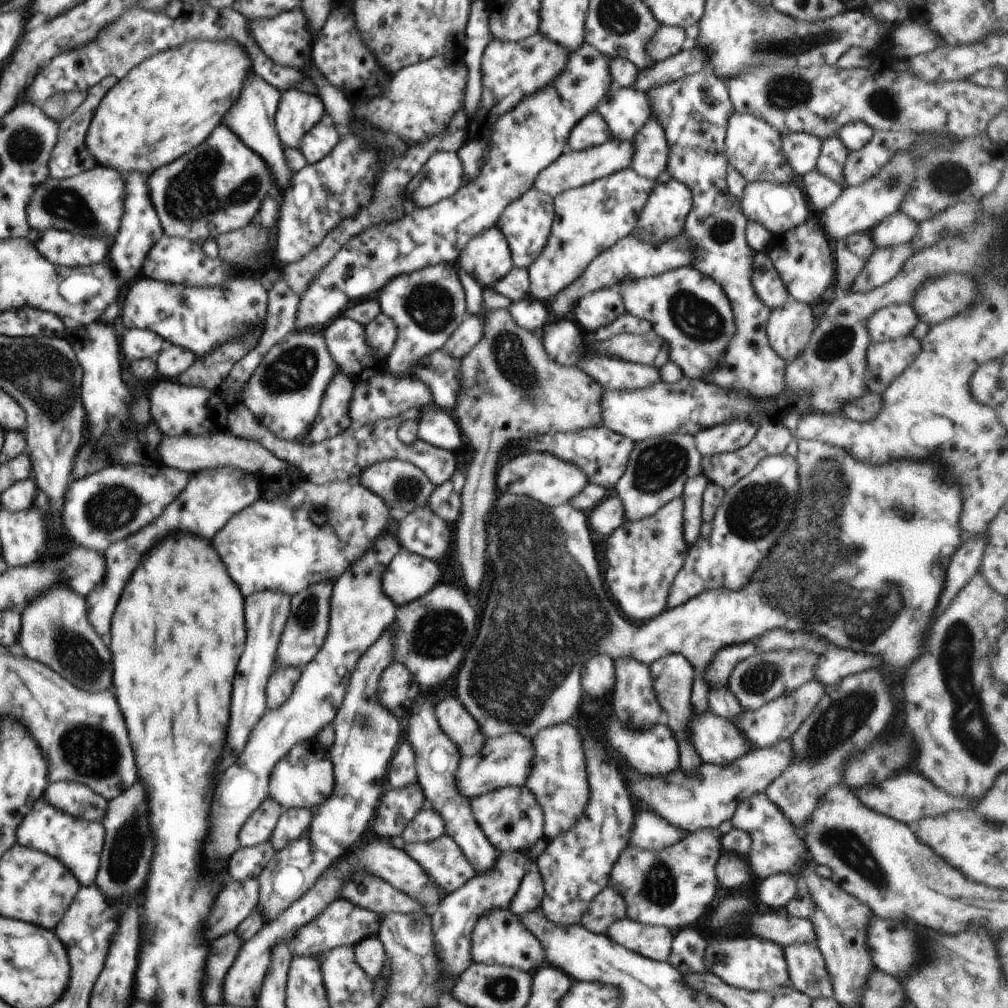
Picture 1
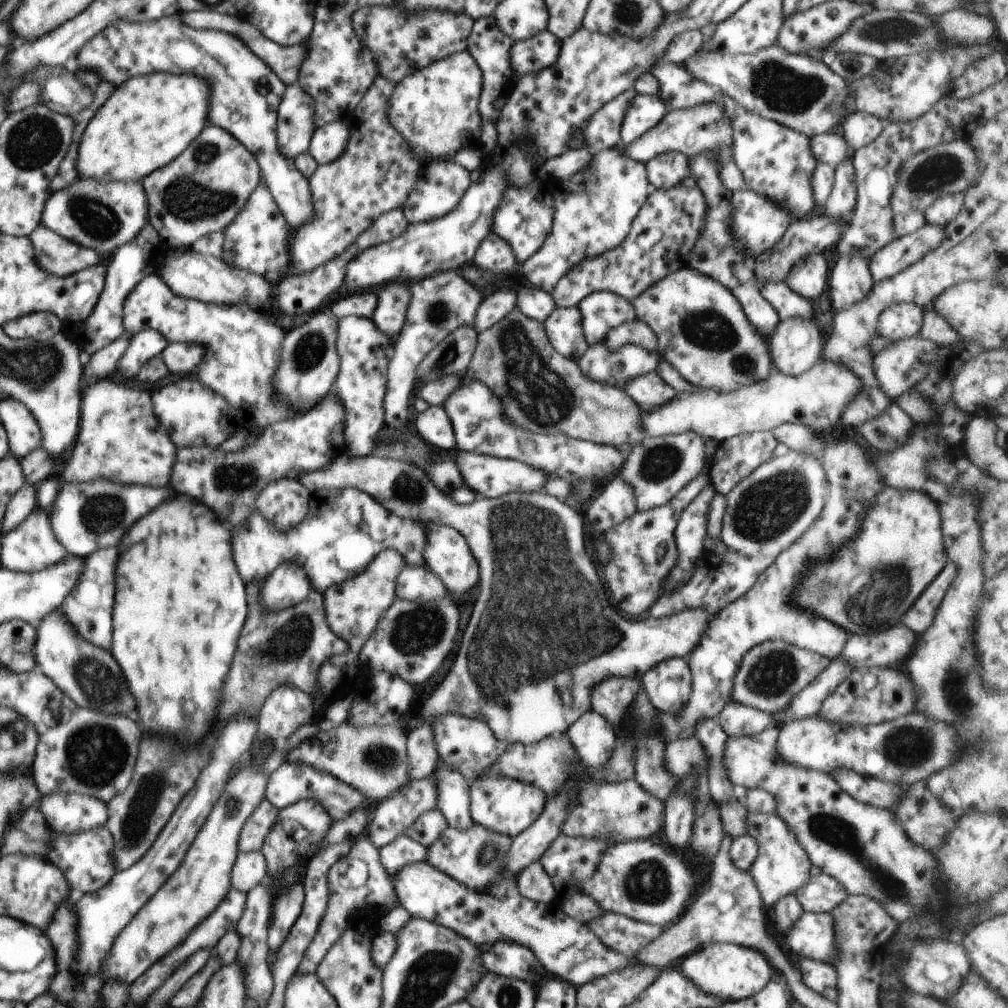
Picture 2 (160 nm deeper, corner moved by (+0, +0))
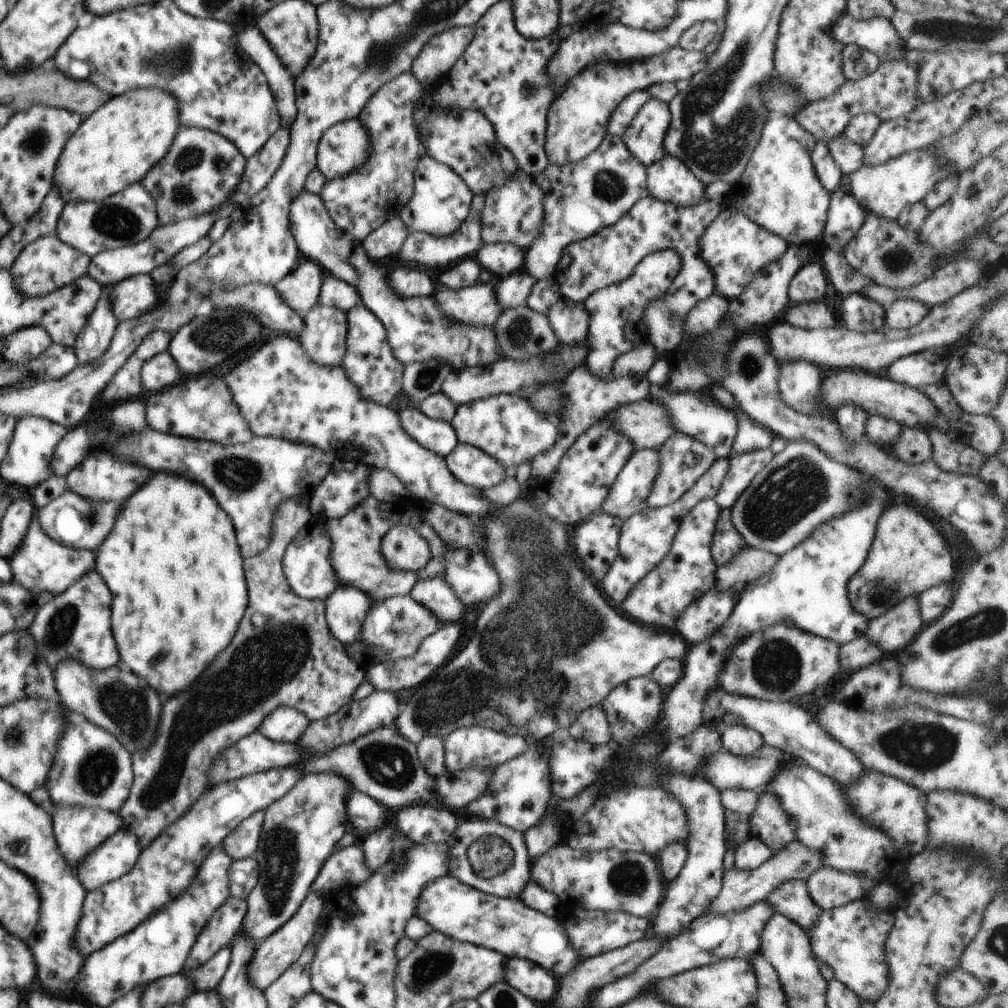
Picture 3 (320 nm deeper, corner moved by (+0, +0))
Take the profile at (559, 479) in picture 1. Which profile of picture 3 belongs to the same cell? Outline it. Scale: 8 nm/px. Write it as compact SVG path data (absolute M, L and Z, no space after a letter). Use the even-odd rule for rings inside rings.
M459 442L456 448L447 454L445 461L448 470L461 483L483 491L496 486L510 472L483 450L466 443Z

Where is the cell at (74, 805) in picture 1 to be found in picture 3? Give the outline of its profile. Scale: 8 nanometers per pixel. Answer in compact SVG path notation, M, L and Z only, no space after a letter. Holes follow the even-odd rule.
M56 807L51 817L59 852L64 855L71 869L76 869L77 865L85 859L87 853L93 853L99 846L102 846L107 838L114 836L118 831L124 830L122 817L117 811L110 812L100 807Z

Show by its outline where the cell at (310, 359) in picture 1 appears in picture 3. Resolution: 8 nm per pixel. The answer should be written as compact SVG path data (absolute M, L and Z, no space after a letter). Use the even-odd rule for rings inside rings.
M318 304L303 315L304 328L298 337L305 355L308 355L319 365L333 367L341 364L347 352L347 312L335 306Z

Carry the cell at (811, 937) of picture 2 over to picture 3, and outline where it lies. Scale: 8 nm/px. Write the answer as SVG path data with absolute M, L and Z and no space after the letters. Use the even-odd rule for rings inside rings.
M864 896L844 906L825 910L808 936L818 963L828 963L835 970L836 979L853 990L862 1001L874 1002L875 1006L875 1002L889 987L890 974L888 974L888 962L886 962L886 938L888 938L892 926L894 926L894 914L876 912L876 909L867 903L867 898Z

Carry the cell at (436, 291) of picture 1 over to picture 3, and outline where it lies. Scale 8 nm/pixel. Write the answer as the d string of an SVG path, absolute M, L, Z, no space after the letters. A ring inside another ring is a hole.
M477 282L456 290L439 286L432 296L447 317L479 327L492 327L504 312L492 283Z

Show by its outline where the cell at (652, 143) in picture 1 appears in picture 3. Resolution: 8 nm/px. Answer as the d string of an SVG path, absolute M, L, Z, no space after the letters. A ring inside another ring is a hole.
M668 155L647 166L650 195L677 207L687 207L707 199L704 184L679 158Z

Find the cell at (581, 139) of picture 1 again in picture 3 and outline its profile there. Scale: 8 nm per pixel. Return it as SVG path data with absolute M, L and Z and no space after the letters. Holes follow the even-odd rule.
M646 89L635 90L626 96L612 111L607 134L624 136L627 126L632 122L639 108L650 98L652 96Z

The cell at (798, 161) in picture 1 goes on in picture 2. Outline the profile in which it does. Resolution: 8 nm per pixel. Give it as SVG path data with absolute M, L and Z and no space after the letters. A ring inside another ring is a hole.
M832 130L819 135L814 135L811 138L812 152L819 162L839 165L844 161L850 161L855 153L845 138L838 130Z

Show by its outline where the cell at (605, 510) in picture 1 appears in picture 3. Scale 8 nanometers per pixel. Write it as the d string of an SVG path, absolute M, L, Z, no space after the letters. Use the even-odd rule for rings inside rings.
M657 449L634 452L612 483L602 510L623 521L644 510L660 465Z

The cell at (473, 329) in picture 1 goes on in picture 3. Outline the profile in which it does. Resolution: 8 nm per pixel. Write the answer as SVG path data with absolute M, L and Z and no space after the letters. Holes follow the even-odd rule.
M526 270L499 279L496 285L496 296L503 310L526 305L527 298L536 283L537 278Z

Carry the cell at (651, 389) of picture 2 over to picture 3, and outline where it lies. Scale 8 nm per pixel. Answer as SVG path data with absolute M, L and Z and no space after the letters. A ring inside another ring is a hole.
M650 385L649 396L651 401L656 401L665 406L669 417L673 420L676 432L681 432L709 446L717 458L728 458L737 435L739 422L735 412L716 404L712 396L706 394L670 393L667 388Z

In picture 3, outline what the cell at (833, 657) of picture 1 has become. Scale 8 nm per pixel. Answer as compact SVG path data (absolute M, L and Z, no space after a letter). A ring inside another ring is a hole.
M917 596L904 598L899 604L870 620L864 634L883 652L904 650L924 626Z

